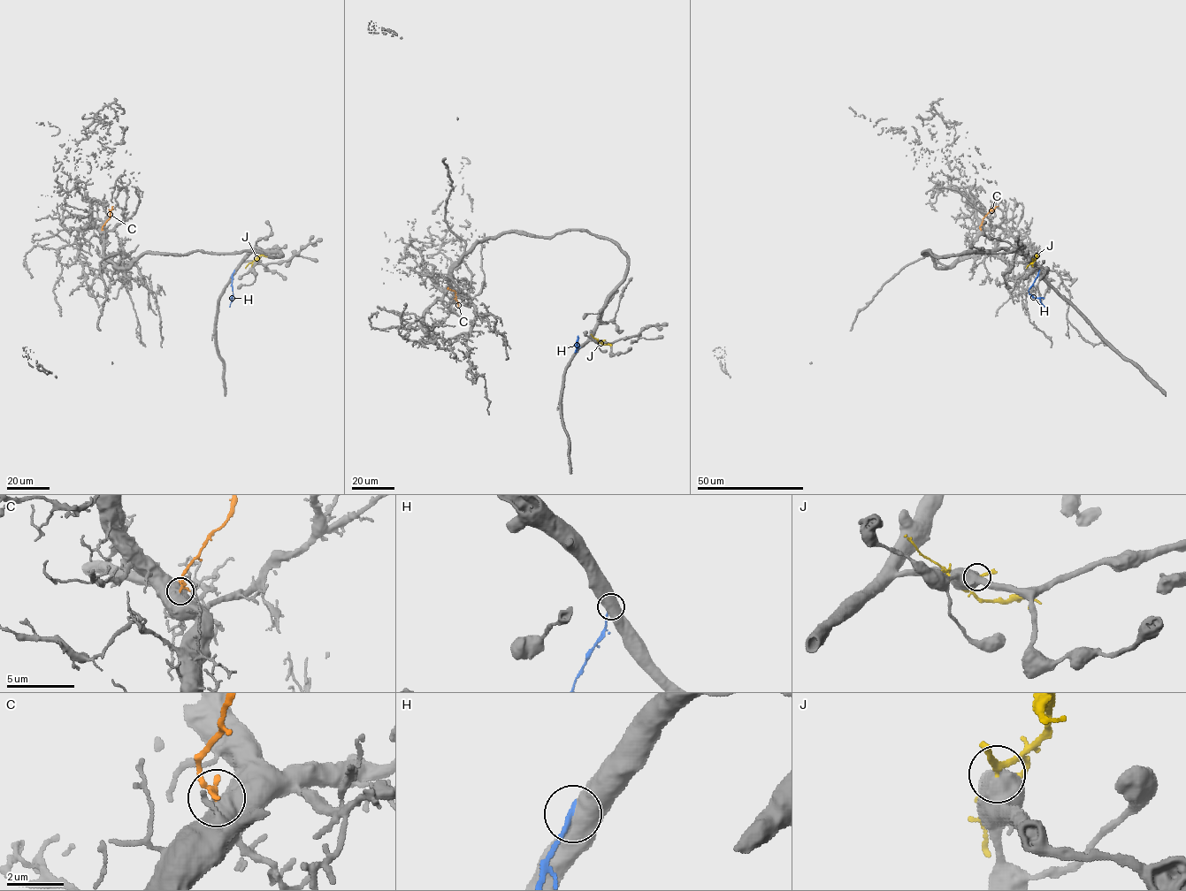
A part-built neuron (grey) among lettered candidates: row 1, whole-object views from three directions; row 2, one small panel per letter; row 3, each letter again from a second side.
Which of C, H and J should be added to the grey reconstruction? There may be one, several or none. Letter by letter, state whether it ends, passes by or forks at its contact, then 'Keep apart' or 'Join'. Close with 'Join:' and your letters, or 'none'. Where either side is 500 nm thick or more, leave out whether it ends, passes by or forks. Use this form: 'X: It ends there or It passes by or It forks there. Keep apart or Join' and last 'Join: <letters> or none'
C: Join
H: Keep apart
J: Keep apart
Join: C

